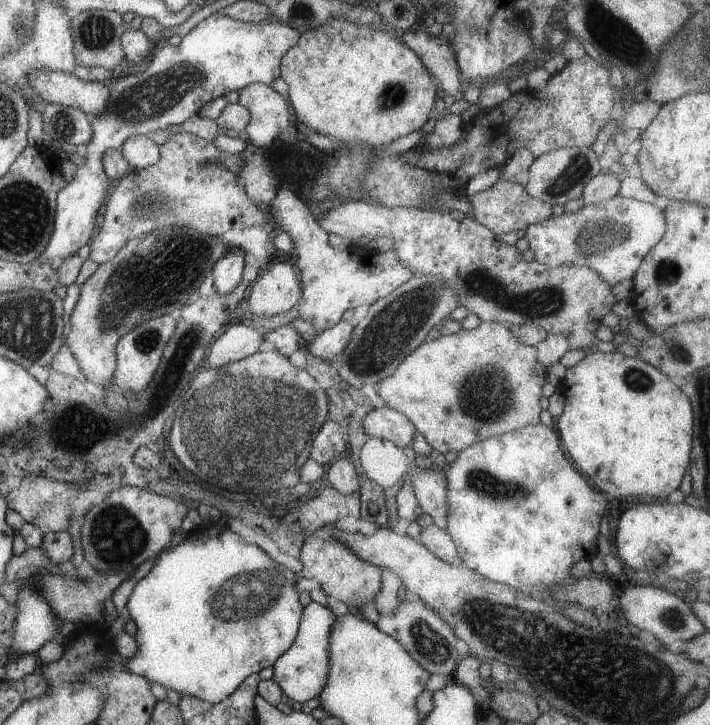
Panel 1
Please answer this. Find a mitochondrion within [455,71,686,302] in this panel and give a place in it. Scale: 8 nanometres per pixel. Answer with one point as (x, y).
(599, 235)

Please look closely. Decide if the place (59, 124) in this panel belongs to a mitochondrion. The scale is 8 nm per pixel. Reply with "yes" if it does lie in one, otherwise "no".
yes

